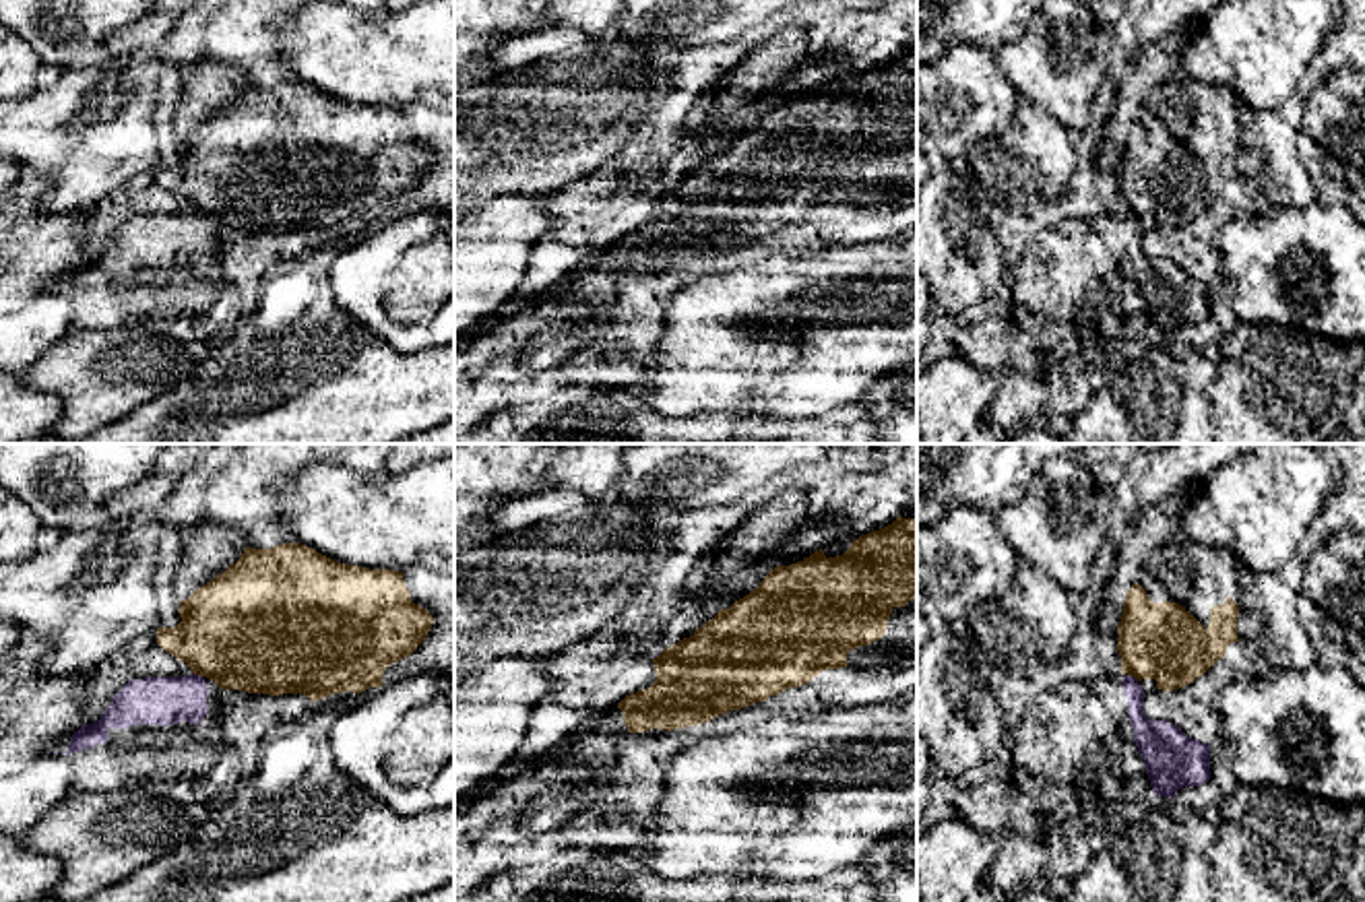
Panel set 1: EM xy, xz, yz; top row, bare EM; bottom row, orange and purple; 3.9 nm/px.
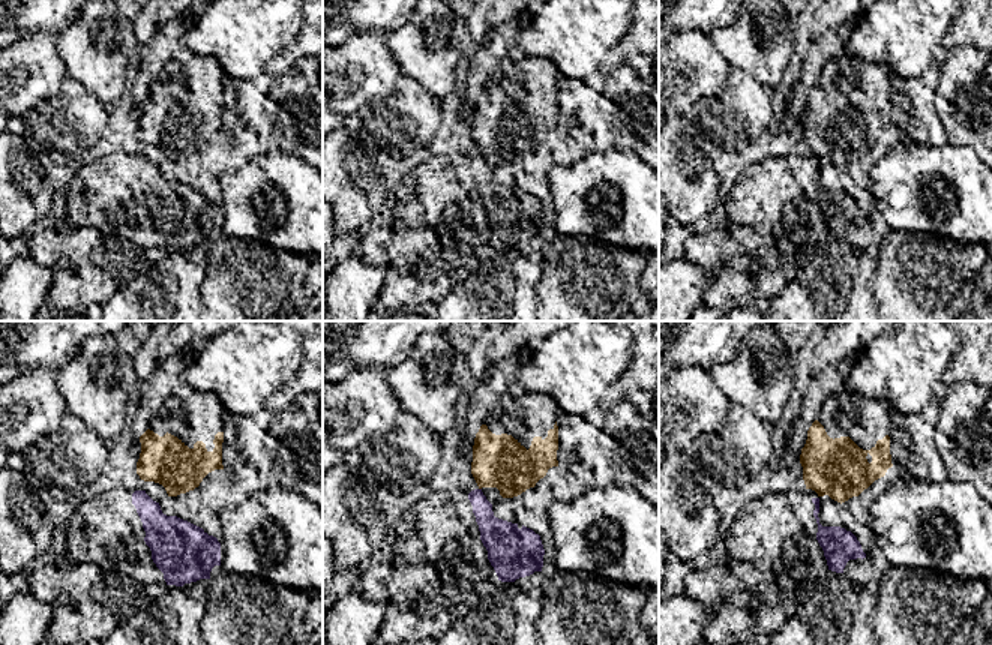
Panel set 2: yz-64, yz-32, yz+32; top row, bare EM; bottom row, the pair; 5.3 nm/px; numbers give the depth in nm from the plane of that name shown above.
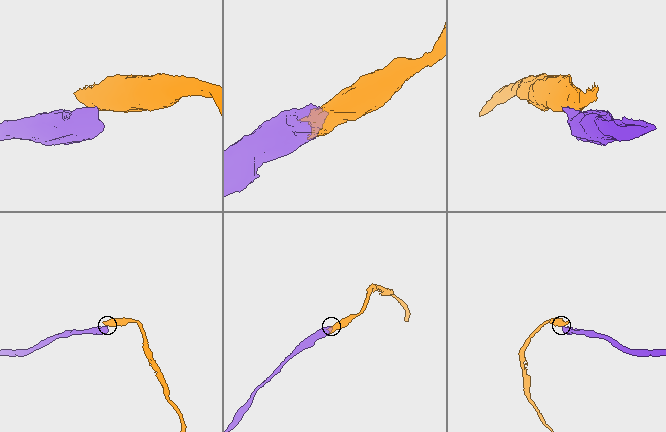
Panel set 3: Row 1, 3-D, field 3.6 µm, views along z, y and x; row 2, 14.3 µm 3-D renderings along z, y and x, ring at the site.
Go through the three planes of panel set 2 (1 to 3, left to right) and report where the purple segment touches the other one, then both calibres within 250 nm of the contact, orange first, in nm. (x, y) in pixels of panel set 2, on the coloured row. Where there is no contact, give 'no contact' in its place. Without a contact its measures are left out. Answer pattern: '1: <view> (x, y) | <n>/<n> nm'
1: no contact
2: no contact
3: no contact

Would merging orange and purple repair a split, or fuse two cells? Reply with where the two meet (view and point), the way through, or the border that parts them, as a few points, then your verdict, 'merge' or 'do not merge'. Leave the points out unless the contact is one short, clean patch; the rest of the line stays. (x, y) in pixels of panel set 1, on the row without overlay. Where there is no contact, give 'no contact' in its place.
contact yz (1132, 213); border yz (1126, 211), (1138, 217); do not merge

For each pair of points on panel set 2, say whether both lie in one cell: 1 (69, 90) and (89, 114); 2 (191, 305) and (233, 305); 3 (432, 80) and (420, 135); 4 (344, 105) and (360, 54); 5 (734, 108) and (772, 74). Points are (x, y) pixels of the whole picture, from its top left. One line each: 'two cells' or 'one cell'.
1: one cell
2: two cells
3: two cells
4: one cell
5: two cells

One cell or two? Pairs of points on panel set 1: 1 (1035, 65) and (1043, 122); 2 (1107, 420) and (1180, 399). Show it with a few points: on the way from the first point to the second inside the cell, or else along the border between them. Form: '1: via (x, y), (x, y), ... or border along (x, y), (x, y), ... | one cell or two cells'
1: border along (1023, 98), (1043, 106), (1074, 133) | two cells
2: via (1126, 420), (1151, 420), (1161, 409) | one cell

